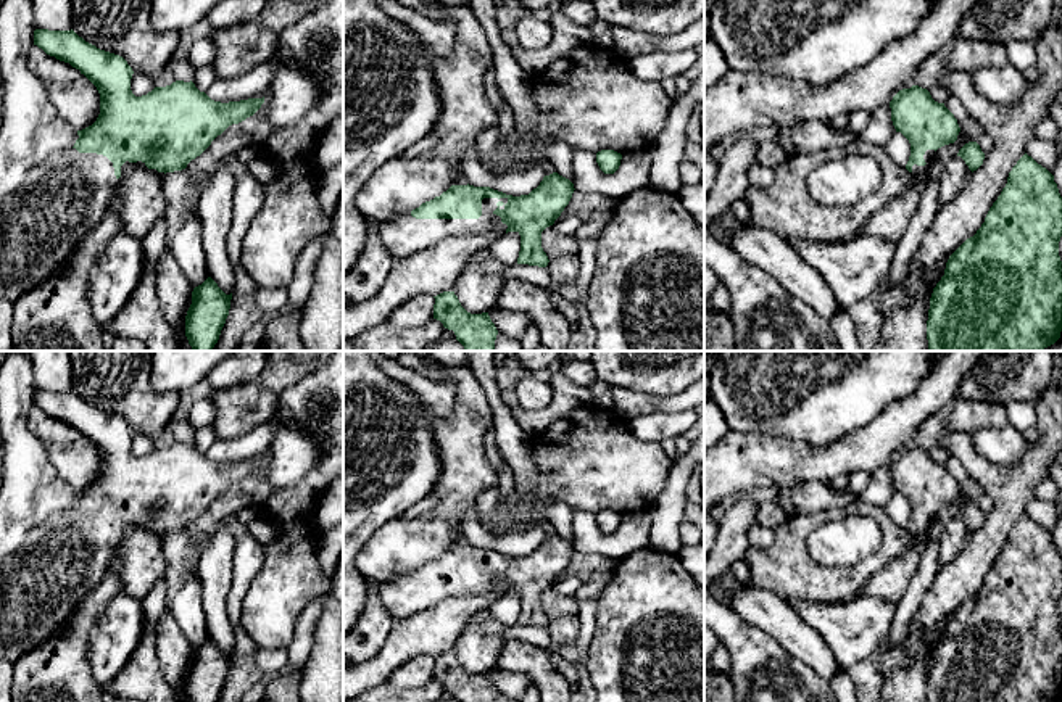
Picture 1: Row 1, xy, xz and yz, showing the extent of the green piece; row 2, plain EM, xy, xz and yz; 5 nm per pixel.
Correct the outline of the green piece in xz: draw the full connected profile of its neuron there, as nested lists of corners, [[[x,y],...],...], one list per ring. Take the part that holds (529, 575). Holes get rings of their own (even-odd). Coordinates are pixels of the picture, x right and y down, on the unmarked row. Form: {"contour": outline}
{"contour": [[[553,533],[529,555],[512,557],[466,541],[453,546],[419,568],[379,583],[379,597],[393,618],[404,620],[446,597],[483,594],[500,583],[521,596],[517,625],[546,628],[541,593],[553,586],[569,565],[574,544]]]}

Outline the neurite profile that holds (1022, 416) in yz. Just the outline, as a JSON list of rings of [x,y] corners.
[[[1017,401],[1006,406],[1009,425],[1020,433],[1036,425],[1036,404]]]

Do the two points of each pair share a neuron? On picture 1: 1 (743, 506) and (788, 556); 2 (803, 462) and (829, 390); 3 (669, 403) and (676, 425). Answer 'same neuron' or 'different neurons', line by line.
1: different neurons
2: different neurons
3: different neurons

